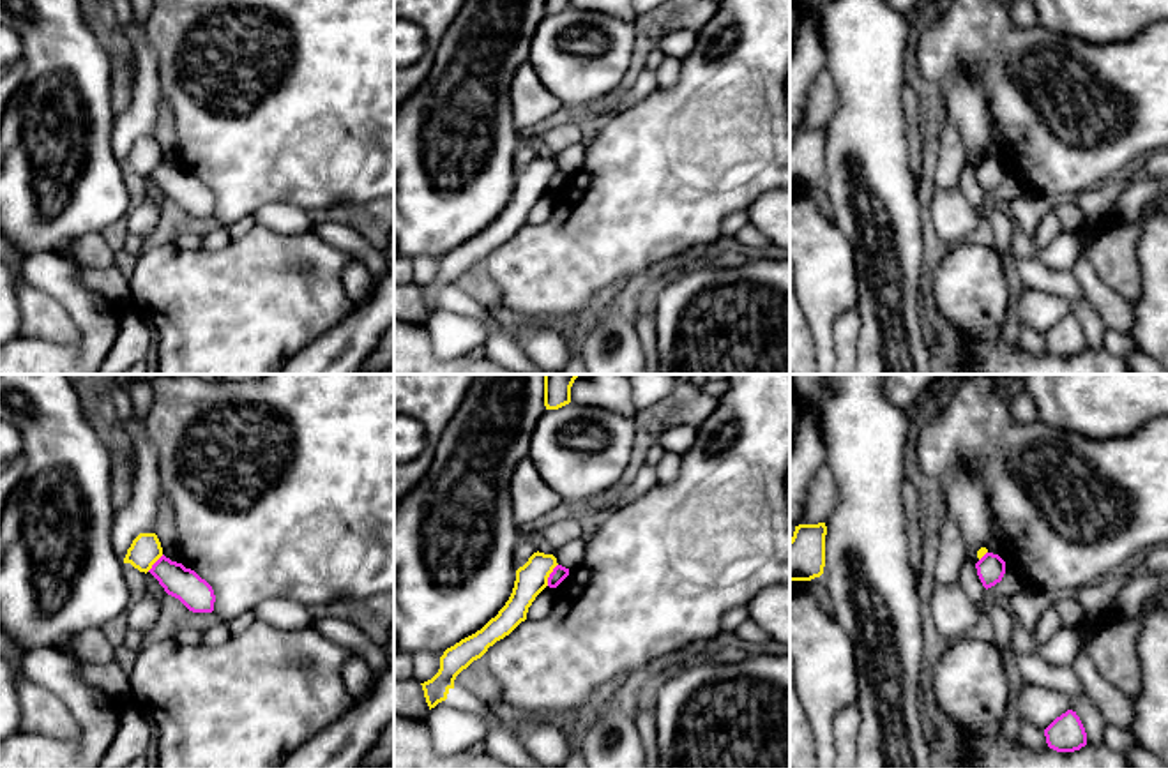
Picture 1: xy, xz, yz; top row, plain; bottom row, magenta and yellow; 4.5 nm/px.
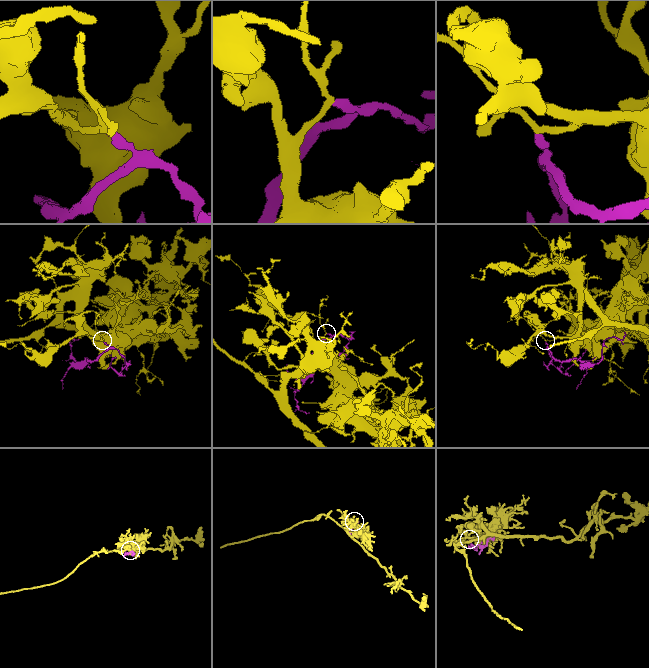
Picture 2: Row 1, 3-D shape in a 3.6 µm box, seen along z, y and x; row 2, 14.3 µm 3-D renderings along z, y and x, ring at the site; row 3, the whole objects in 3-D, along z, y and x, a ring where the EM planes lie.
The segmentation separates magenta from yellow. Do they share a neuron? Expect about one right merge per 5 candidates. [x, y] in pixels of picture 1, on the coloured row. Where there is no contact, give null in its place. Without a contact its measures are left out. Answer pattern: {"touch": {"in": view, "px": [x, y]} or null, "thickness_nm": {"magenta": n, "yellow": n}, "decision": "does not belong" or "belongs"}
{"touch": {"in": "xz", "px": [550, 574]}, "thickness_nm": {"magenta": 70, "yellow": 140}, "decision": "does not belong"}

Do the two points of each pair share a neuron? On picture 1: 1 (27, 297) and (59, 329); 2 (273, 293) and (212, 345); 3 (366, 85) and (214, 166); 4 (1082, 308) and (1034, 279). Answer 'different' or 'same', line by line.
1: same
2: same
3: same
4: same

